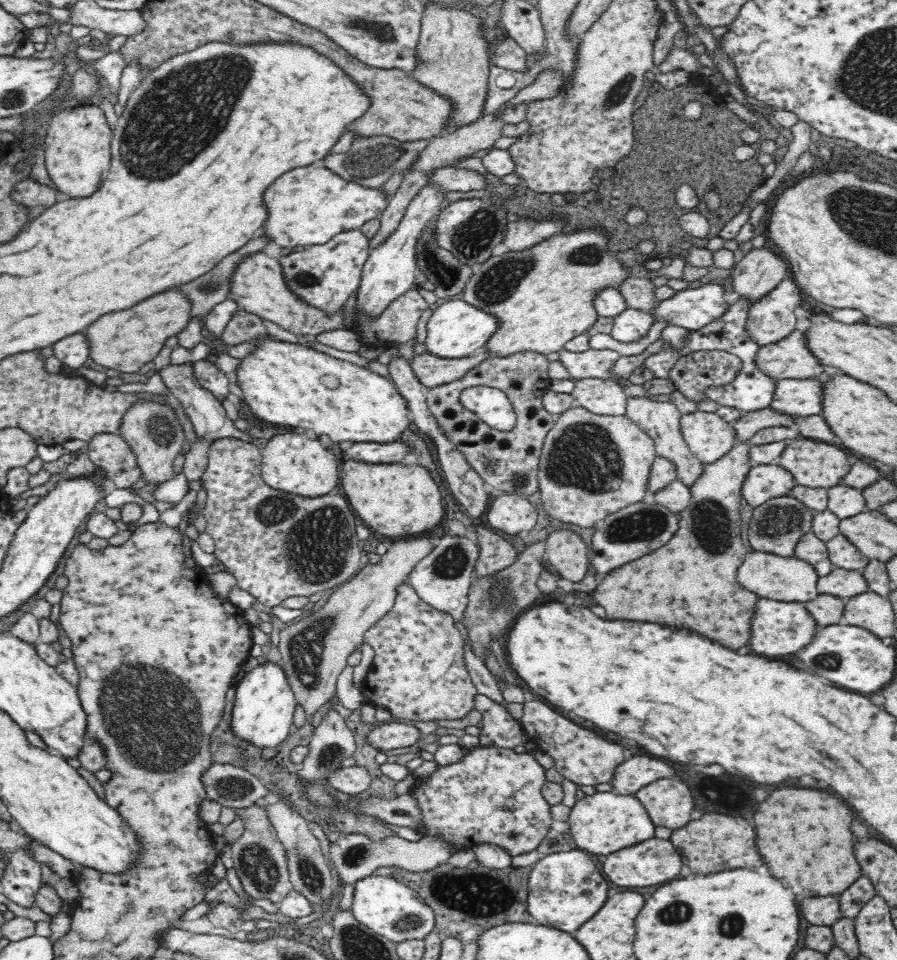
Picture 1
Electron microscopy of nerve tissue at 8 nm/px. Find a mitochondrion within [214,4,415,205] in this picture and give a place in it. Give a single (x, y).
(372, 161)

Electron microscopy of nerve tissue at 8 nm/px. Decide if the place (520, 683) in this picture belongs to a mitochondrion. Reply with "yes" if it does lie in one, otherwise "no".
no

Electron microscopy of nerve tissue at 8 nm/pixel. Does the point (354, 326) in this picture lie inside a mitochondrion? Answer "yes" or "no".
no

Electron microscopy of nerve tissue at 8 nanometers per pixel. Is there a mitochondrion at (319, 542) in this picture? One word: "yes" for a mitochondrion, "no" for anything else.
yes

